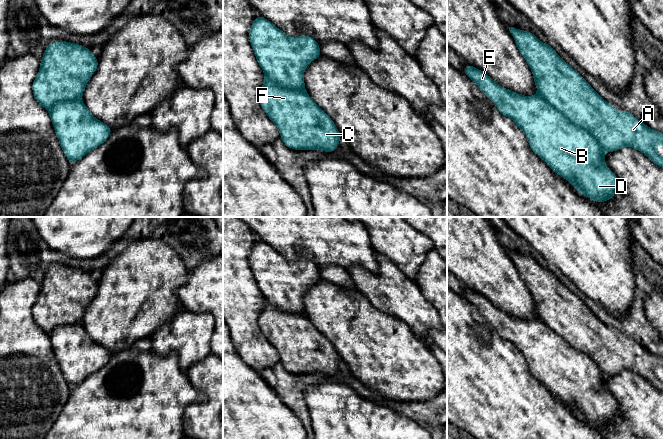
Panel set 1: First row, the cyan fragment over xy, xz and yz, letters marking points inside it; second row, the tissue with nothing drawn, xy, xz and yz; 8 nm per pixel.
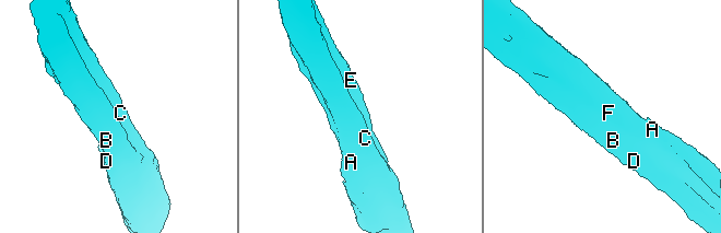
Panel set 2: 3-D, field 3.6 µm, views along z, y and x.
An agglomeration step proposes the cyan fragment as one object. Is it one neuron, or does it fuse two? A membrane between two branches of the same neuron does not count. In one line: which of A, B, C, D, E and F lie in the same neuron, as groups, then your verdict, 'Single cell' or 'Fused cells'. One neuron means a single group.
Groups: A C F / B D E. Fused cells

